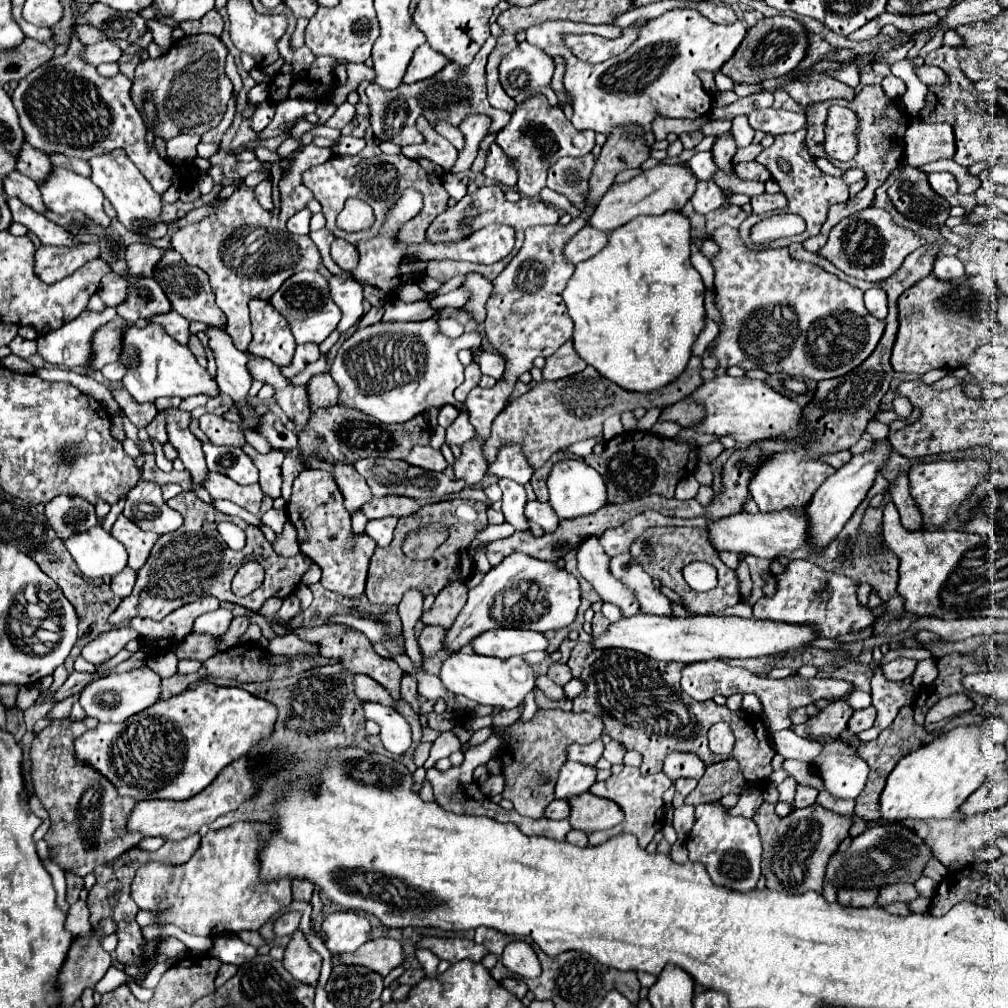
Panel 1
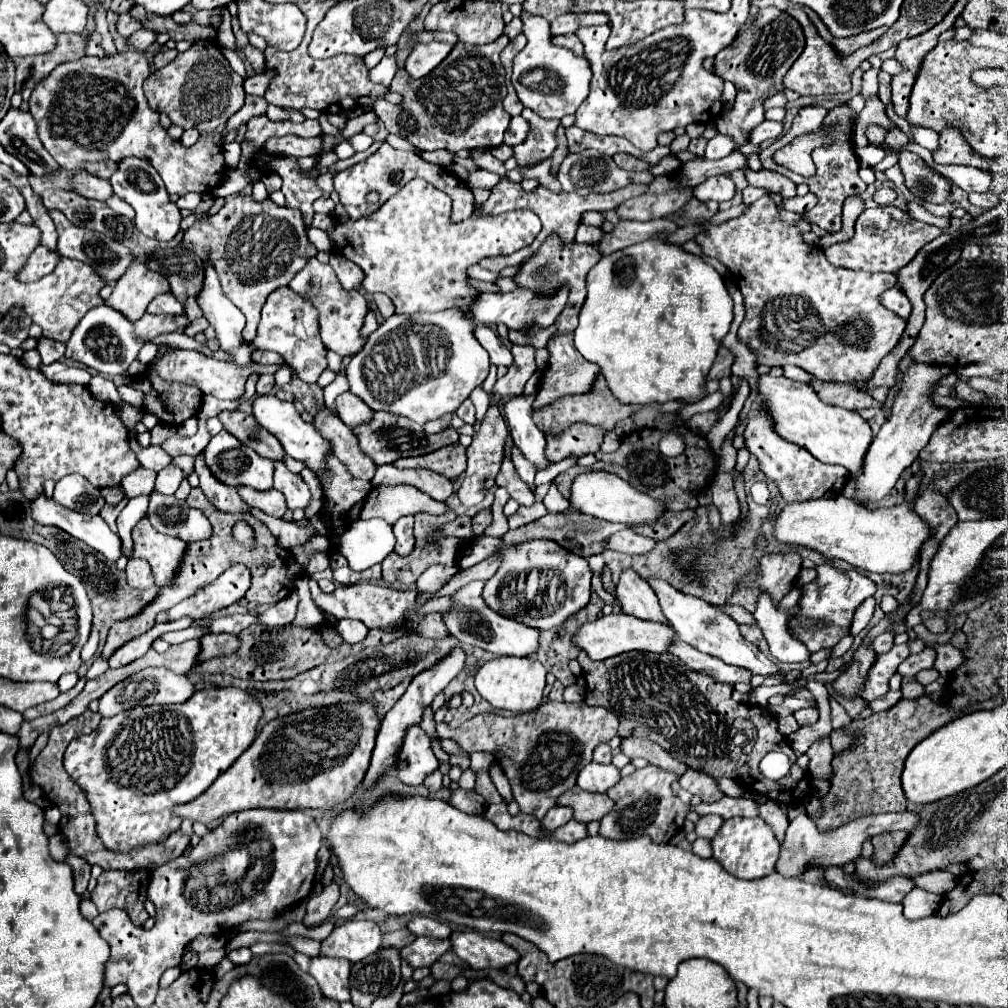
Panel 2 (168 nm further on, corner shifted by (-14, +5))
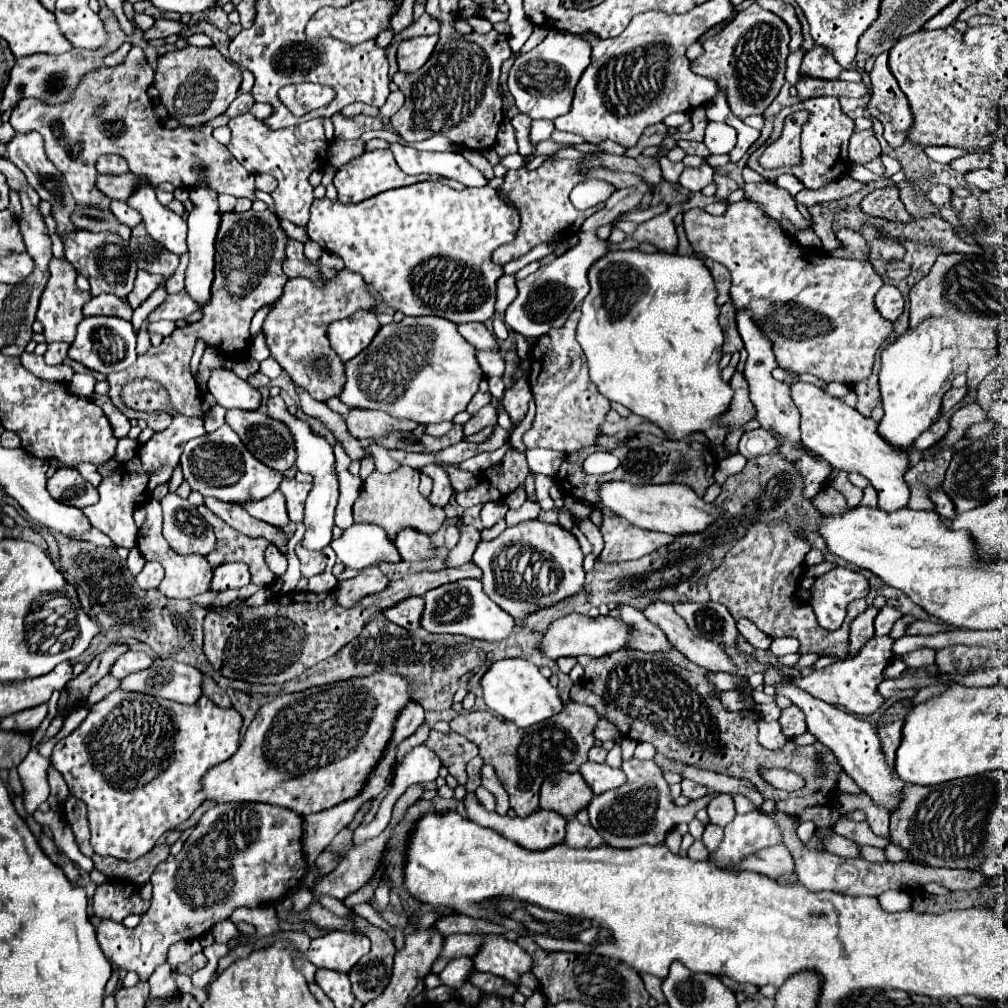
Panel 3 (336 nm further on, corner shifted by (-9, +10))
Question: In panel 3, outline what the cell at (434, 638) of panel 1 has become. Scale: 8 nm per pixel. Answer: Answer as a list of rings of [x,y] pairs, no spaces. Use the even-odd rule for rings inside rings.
[[[408,596],[402,602],[394,604],[392,608],[382,612],[384,618],[388,618],[390,622],[408,628],[408,630],[416,630],[418,628],[418,614],[422,614],[422,598],[420,596]]]

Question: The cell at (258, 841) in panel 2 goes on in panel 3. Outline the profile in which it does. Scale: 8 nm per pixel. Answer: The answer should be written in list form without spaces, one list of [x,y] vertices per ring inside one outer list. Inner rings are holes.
[[[226,802],[212,806],[196,824],[196,828],[190,832],[190,836],[184,842],[184,848],[178,856],[170,856],[160,866],[156,866],[152,874],[152,906],[142,916],[140,924],[132,930],[118,922],[102,920],[98,926],[98,942],[102,952],[110,962],[114,962],[118,968],[134,970],[140,980],[148,980],[150,974],[166,962],[168,948],[178,940],[190,940],[198,938],[204,932],[210,932],[210,928],[218,922],[228,918],[236,908],[248,906],[256,908],[266,902],[276,902],[282,898],[290,886],[298,886],[298,874],[304,872],[304,868],[298,868],[298,864],[304,862],[302,854],[302,816],[288,808],[270,806],[270,804],[258,804],[258,802]]]

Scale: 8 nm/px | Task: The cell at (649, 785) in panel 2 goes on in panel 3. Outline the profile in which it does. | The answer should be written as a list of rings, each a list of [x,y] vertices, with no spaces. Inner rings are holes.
[[[630,758],[622,764],[622,770],[624,770],[624,774],[628,774],[628,782],[620,788],[594,796],[586,808],[590,814],[590,824],[594,824],[594,828],[604,828],[604,832],[608,832],[610,830],[608,824],[612,824],[612,846],[614,848],[636,848],[642,844],[650,844],[650,846],[662,844],[666,840],[666,834],[674,826],[678,826],[682,822],[688,824],[690,820],[694,820],[696,812],[700,808],[706,808],[708,802],[716,796],[716,794],[708,794],[708,796],[694,800],[688,806],[680,808],[672,802],[668,784],[666,784],[660,768],[654,762]]]

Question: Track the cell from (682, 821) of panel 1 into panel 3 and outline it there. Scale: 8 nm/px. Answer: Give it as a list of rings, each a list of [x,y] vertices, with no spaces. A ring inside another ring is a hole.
[[[708,824],[706,830],[704,830],[704,836],[702,836],[702,842],[706,844],[706,848],[708,848],[710,852],[714,852],[714,850],[720,846],[722,838],[724,838],[724,830],[722,830],[720,826]]]

